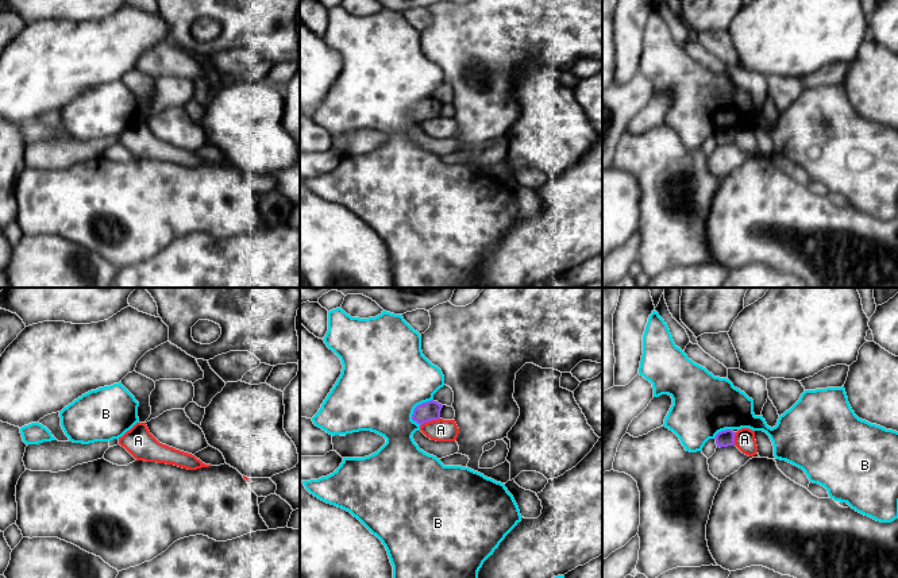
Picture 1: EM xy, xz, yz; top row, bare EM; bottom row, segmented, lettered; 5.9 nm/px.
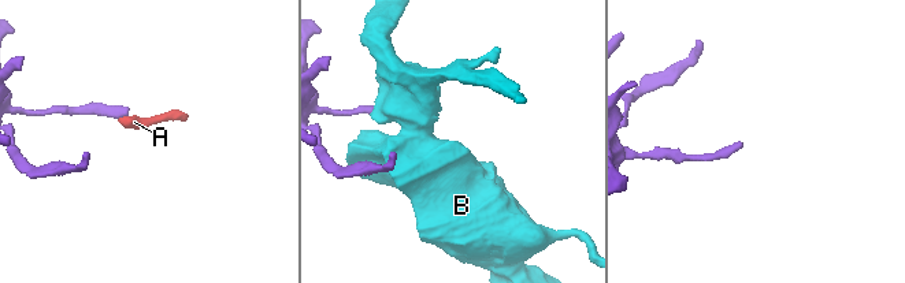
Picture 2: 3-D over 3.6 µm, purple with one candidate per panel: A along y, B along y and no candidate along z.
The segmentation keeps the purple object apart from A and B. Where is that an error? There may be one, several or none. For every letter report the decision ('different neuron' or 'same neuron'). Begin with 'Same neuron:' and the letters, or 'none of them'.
Same neuron: none of them
A: different neuron
B: different neuron

